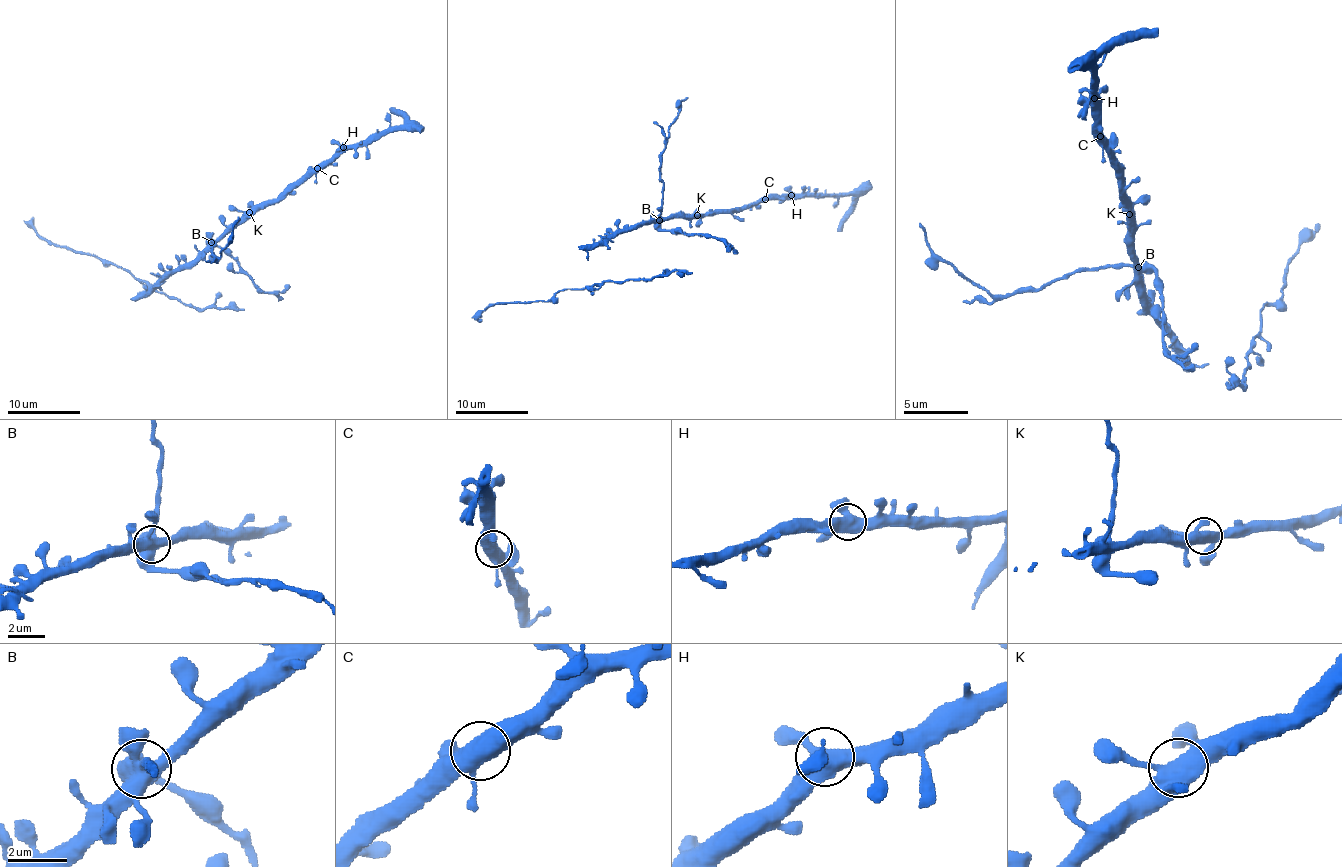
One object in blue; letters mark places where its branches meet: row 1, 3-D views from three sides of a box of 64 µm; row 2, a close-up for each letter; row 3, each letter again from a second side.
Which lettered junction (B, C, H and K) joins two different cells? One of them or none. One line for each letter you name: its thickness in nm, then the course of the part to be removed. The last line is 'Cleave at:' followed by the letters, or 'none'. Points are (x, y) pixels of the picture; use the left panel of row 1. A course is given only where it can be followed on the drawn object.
Cleave at: none

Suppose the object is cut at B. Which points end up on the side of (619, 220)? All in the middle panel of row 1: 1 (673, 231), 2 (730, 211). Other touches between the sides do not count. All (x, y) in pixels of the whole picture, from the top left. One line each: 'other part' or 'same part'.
1: other part
2: same part

